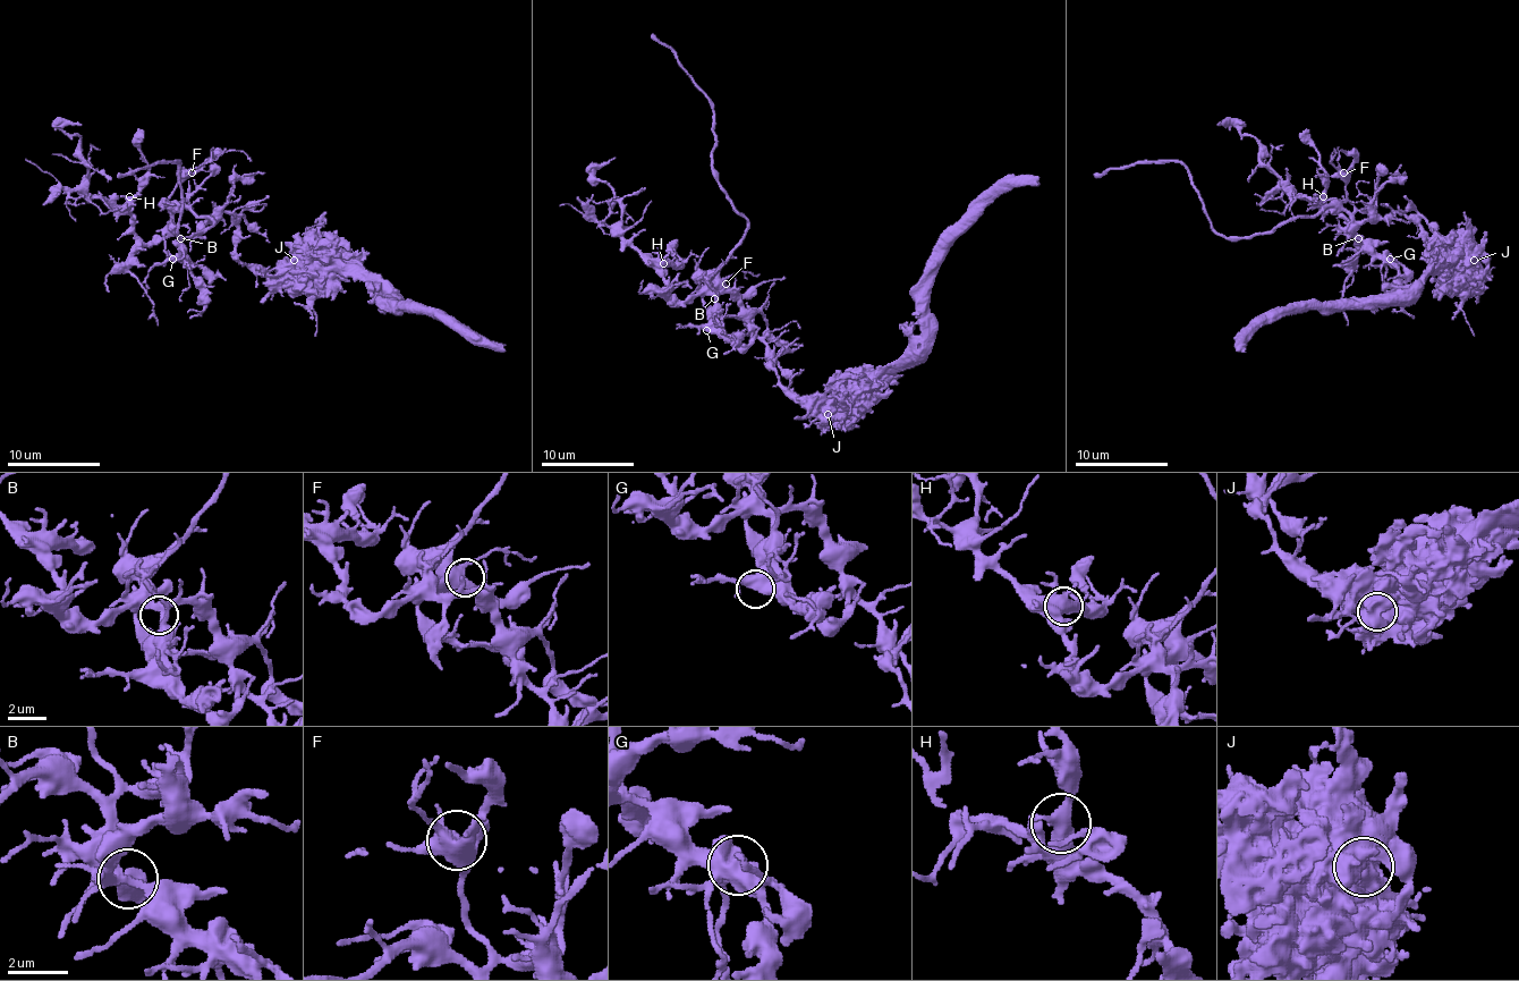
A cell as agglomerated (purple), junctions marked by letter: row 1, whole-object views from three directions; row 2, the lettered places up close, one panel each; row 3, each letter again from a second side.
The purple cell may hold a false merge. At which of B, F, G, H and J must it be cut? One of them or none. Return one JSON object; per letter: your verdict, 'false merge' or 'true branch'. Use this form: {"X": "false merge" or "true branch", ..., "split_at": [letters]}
{"B": "true branch", "F": "true branch", "G": "true branch", "H": "true branch", "J": "false merge", "split_at": ["J"]}

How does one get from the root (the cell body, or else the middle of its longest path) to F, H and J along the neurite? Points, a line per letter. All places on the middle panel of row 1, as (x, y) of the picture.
F: (764, 344), (748, 321), (748, 312), (730, 293), (702, 290), (704, 286), (726, 284)
H: (764, 344), (748, 321), (748, 312), (730, 293), (697, 293), (675, 301), (668, 293), (663, 263)
J: (764, 344), (772, 358), (769, 368), (779, 381), (806, 404), (817, 404), (826, 414)

